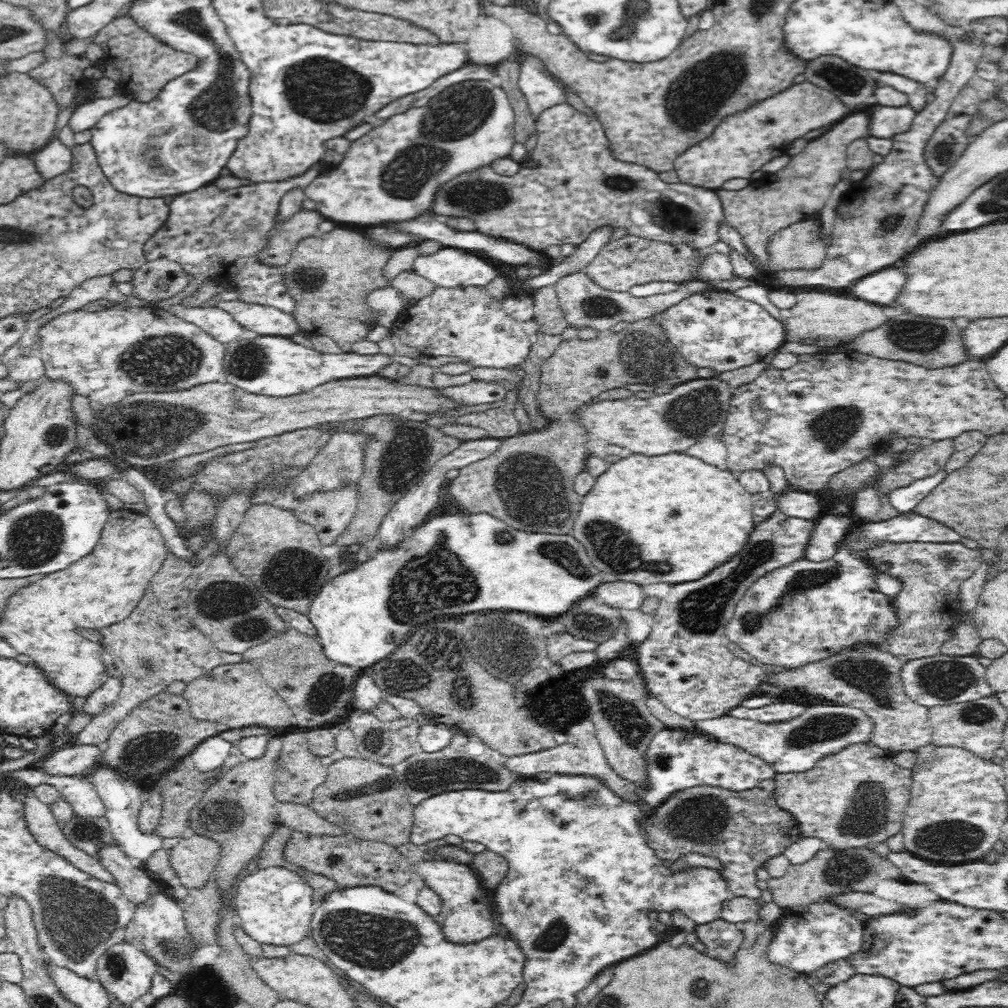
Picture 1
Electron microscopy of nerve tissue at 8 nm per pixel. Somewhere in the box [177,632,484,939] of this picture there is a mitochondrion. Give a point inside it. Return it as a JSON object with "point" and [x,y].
{"point":[323,698]}

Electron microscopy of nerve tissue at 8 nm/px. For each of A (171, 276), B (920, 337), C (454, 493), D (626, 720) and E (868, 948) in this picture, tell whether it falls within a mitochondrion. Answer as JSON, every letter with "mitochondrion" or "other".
{"A":"other","B":"mitochondrion","C":"other","D":"mitochondrion","E":"other"}

